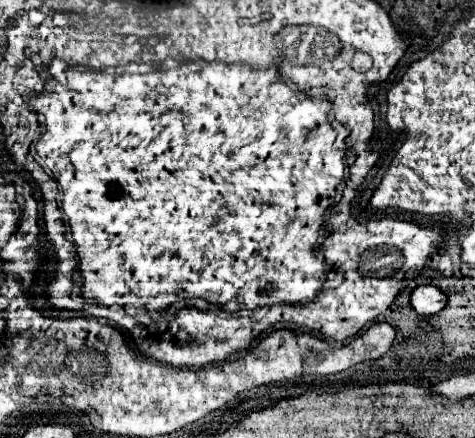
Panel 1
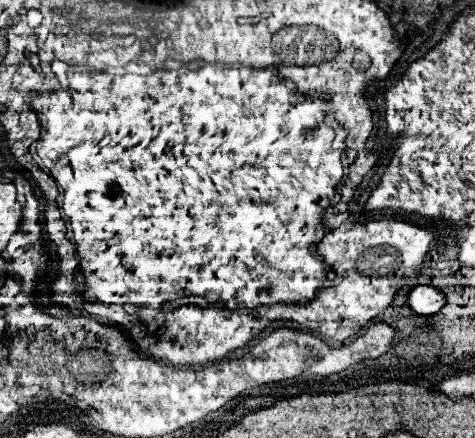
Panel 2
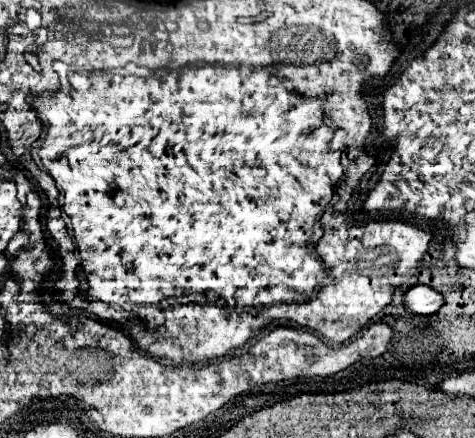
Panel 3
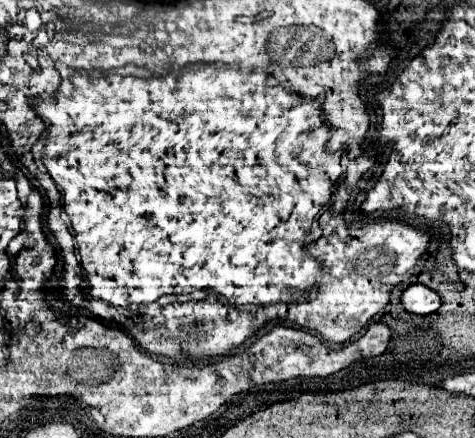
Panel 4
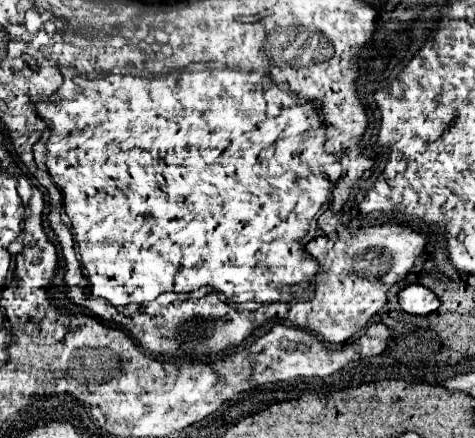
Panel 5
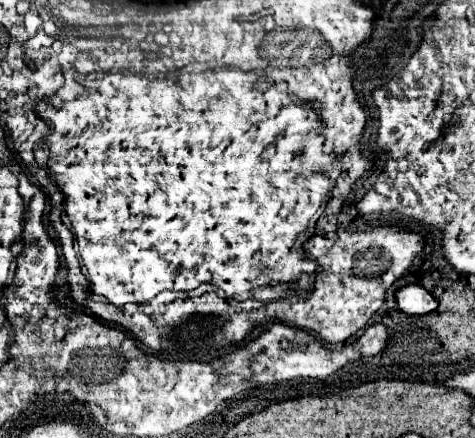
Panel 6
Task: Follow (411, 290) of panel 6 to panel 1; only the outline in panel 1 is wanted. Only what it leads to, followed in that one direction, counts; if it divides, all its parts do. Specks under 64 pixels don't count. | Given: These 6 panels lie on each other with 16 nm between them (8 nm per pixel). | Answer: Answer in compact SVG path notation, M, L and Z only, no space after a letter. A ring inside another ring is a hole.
M418 286L410 296L410 304L418 314L436 314L446 302L448 296L438 286Z

